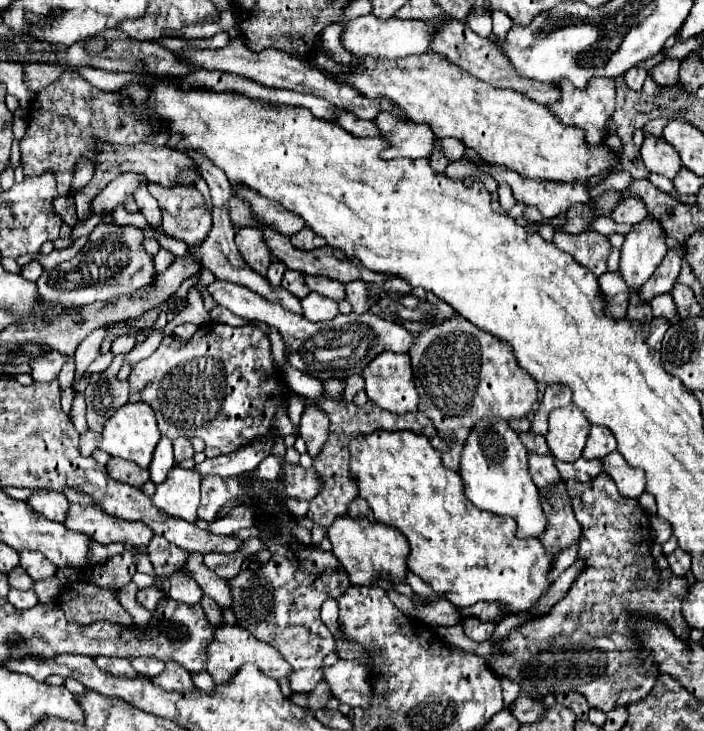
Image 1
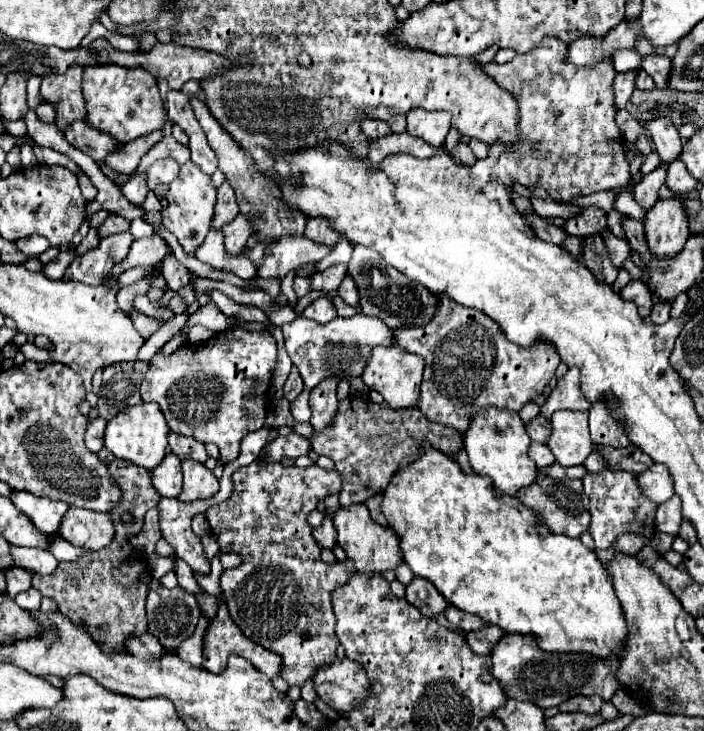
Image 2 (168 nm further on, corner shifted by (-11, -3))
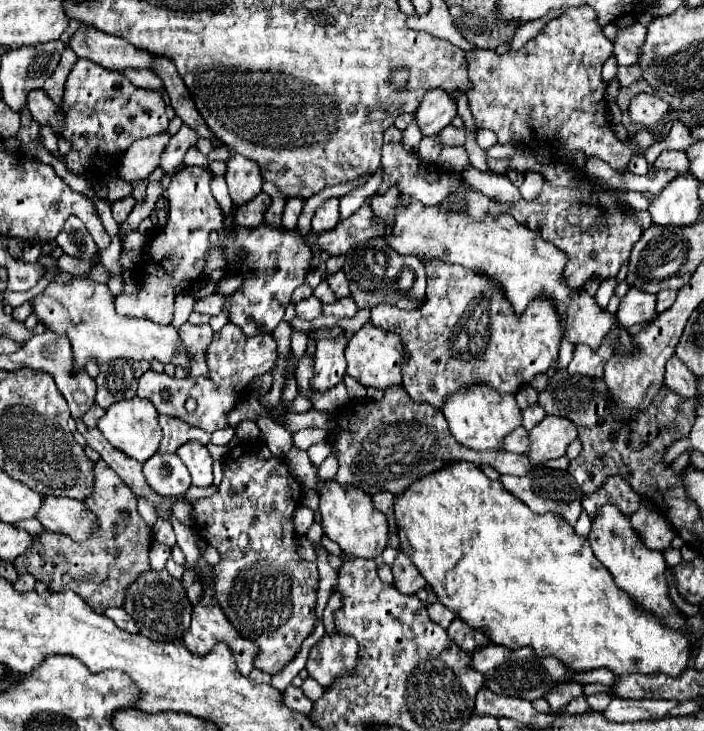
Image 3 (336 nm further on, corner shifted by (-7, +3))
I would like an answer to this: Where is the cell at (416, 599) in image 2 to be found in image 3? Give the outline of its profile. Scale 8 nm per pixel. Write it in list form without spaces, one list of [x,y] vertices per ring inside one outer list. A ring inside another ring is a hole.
[[[398,552],[392,564],[392,574],[394,574],[394,586],[404,594],[416,594],[422,586],[426,586],[426,580],[416,572],[414,564],[408,560],[404,552]]]

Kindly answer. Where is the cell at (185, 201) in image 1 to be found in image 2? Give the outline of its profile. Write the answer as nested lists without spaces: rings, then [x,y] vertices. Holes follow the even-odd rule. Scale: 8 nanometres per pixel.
[[[224,182],[218,188],[218,196],[216,196],[216,208],[214,208],[214,216],[212,216],[212,228],[220,228],[228,222],[232,222],[232,218],[238,214],[238,202],[234,196],[234,190],[228,182]]]

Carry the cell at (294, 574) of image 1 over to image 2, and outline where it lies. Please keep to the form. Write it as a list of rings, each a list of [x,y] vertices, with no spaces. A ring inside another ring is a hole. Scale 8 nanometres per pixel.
[[[254,460],[252,464],[240,468],[240,470],[236,470],[236,472],[232,474],[232,484],[234,484],[234,488],[232,488],[230,498],[224,500],[224,502],[220,502],[220,504],[214,504],[214,506],[210,506],[210,508],[206,510],[206,518],[208,518],[208,522],[210,522],[212,532],[218,536],[222,550],[224,550],[224,552],[238,552],[238,554],[244,556],[244,562],[242,562],[238,568],[224,570],[222,576],[220,576],[220,586],[222,586],[226,598],[228,598],[230,616],[232,616],[232,620],[238,624],[238,628],[240,628],[250,640],[254,640],[256,644],[264,646],[266,650],[272,650],[272,652],[280,654],[280,656],[282,656],[282,678],[284,678],[290,686],[302,688],[302,686],[306,684],[306,680],[312,680],[314,674],[316,674],[322,666],[328,666],[328,664],[332,664],[332,662],[336,660],[338,638],[336,638],[336,634],[334,634],[334,624],[336,624],[336,622],[334,622],[334,612],[332,612],[330,594],[332,594],[336,588],[344,586],[344,584],[352,578],[352,574],[356,572],[356,568],[352,566],[352,560],[348,560],[348,558],[346,558],[344,562],[334,562],[334,564],[326,564],[326,562],[320,558],[320,546],[318,546],[318,542],[314,540],[314,536],[312,536],[312,526],[310,526],[308,520],[306,520],[308,514],[316,508],[318,502],[322,502],[322,500],[324,500],[326,496],[330,496],[330,494],[338,494],[338,492],[340,492],[340,488],[342,488],[342,478],[340,478],[340,474],[338,474],[336,470],[324,470],[324,468],[320,468],[318,464],[312,464],[312,466],[308,466],[308,468],[298,468],[298,466],[284,466],[284,464],[280,464],[280,462],[260,462],[260,464],[258,464],[258,462]]]

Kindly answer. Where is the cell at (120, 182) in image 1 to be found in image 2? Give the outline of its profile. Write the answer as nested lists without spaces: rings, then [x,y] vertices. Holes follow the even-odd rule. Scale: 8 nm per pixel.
[[[166,158],[166,160],[158,160],[150,166],[150,172],[146,176],[146,186],[150,192],[154,192],[160,184],[170,184],[172,178],[176,178],[180,170],[180,164],[174,162],[172,158]]]

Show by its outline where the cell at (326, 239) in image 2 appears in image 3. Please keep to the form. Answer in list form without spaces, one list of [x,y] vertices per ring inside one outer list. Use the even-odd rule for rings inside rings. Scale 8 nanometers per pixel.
[[[330,198],[326,200],[316,212],[314,212],[314,218],[312,218],[312,230],[318,234],[318,232],[328,232],[332,230],[338,220],[340,220],[340,212],[338,212],[338,198]]]

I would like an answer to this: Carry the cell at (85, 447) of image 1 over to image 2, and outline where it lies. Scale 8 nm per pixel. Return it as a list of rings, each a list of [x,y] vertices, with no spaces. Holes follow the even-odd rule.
[[[96,418],[90,422],[86,430],[86,446],[90,452],[98,452],[104,446],[104,430],[106,430],[104,418]]]

